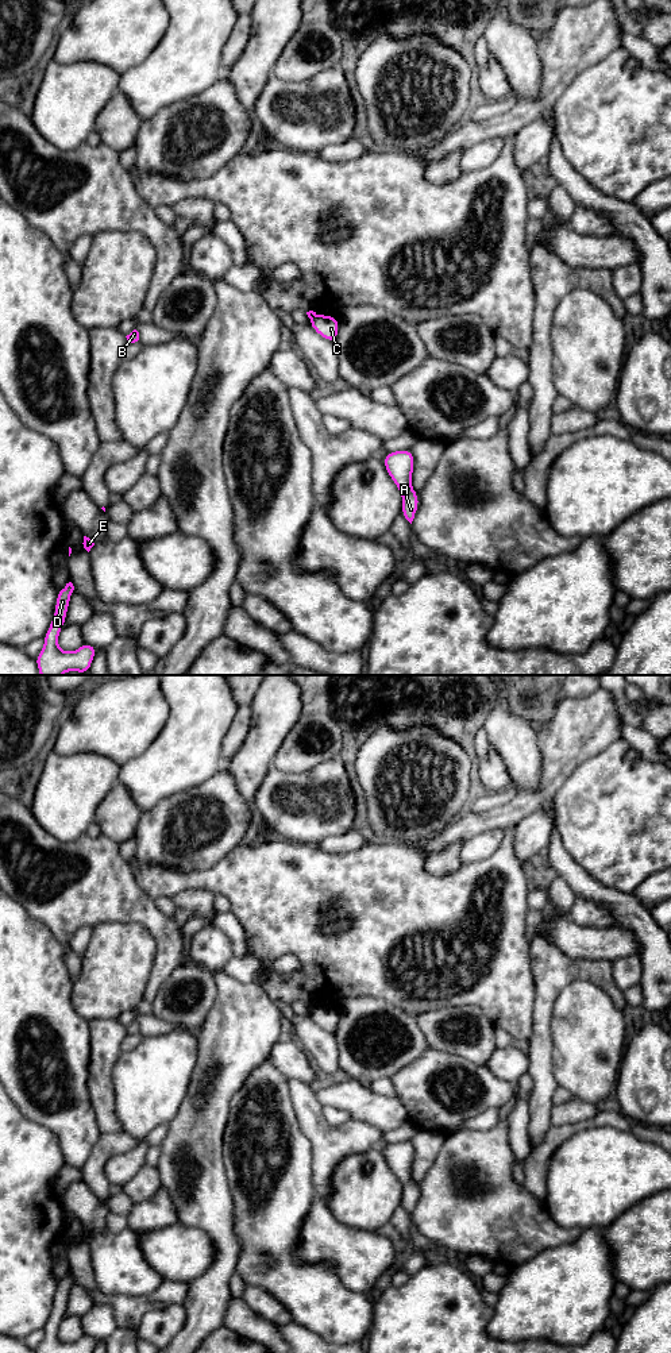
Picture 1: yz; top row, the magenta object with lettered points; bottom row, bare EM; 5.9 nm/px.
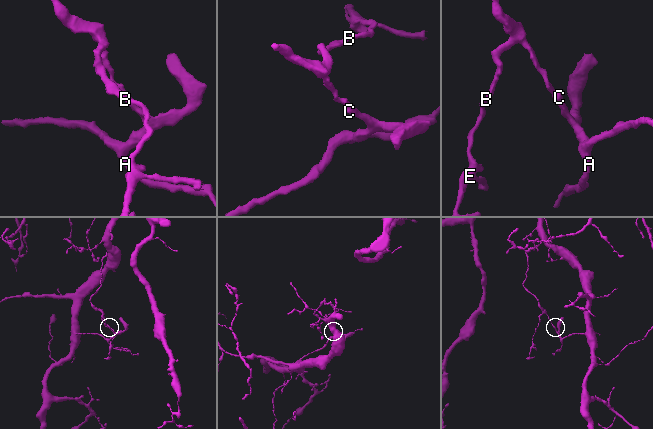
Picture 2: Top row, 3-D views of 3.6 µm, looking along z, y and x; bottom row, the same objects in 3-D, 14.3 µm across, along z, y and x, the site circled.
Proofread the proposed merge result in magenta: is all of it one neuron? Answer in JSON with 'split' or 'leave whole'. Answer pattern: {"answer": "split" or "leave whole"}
{"answer": "split"}

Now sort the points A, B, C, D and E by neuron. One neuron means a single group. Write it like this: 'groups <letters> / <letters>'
groups A C / B D E

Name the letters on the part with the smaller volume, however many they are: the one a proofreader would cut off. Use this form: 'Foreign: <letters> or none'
Foreign: B, D, E

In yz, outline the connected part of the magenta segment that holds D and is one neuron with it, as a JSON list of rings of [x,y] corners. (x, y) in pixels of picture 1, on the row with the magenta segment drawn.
[[[69,582],[57,593],[54,617],[43,637],[45,647],[35,658],[41,675],[62,675],[66,671],[86,674],[99,648],[84,643],[78,649],[65,652],[58,647],[58,635],[65,625],[73,590],[74,586]]]

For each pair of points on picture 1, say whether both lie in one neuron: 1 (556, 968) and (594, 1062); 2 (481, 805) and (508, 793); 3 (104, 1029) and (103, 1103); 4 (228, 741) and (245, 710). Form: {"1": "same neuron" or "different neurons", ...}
{"1": "different neurons", "2": "same neuron", "3": "same neuron", "4": "same neuron"}

